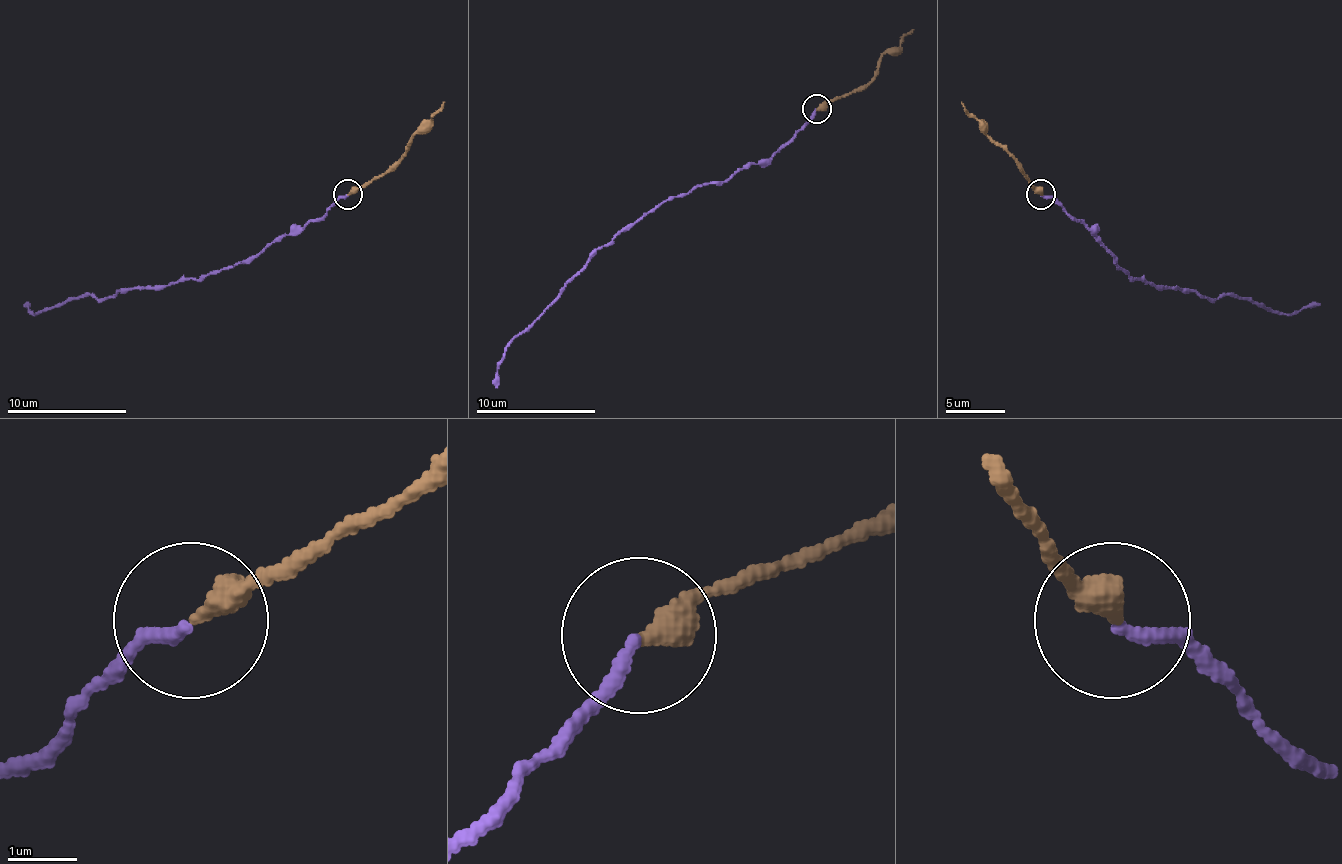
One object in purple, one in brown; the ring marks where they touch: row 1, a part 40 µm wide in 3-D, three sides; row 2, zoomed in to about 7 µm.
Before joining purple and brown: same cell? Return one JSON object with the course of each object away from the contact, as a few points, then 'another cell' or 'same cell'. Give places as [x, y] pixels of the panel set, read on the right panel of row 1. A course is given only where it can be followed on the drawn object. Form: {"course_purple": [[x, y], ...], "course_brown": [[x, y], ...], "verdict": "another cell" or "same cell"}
{"course_purple": [[1040, 197], [1052, 197], [1126, 274], [1144, 283], [1177, 286], [1207, 298], [1237, 295], [1285, 313], [1320, 304]], "course_brown": [[1040, 194], [1022, 167], [995, 143], [962, 101]], "verdict": "another cell"}

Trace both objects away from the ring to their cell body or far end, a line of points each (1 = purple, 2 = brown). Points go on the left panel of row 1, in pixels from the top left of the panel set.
1: (348, 197), (300, 232), (280, 235), (217, 274), (133, 286), (106, 298), (80, 295), (35, 313), (26, 304)
2: (348, 194), (390, 167), (444, 101)

